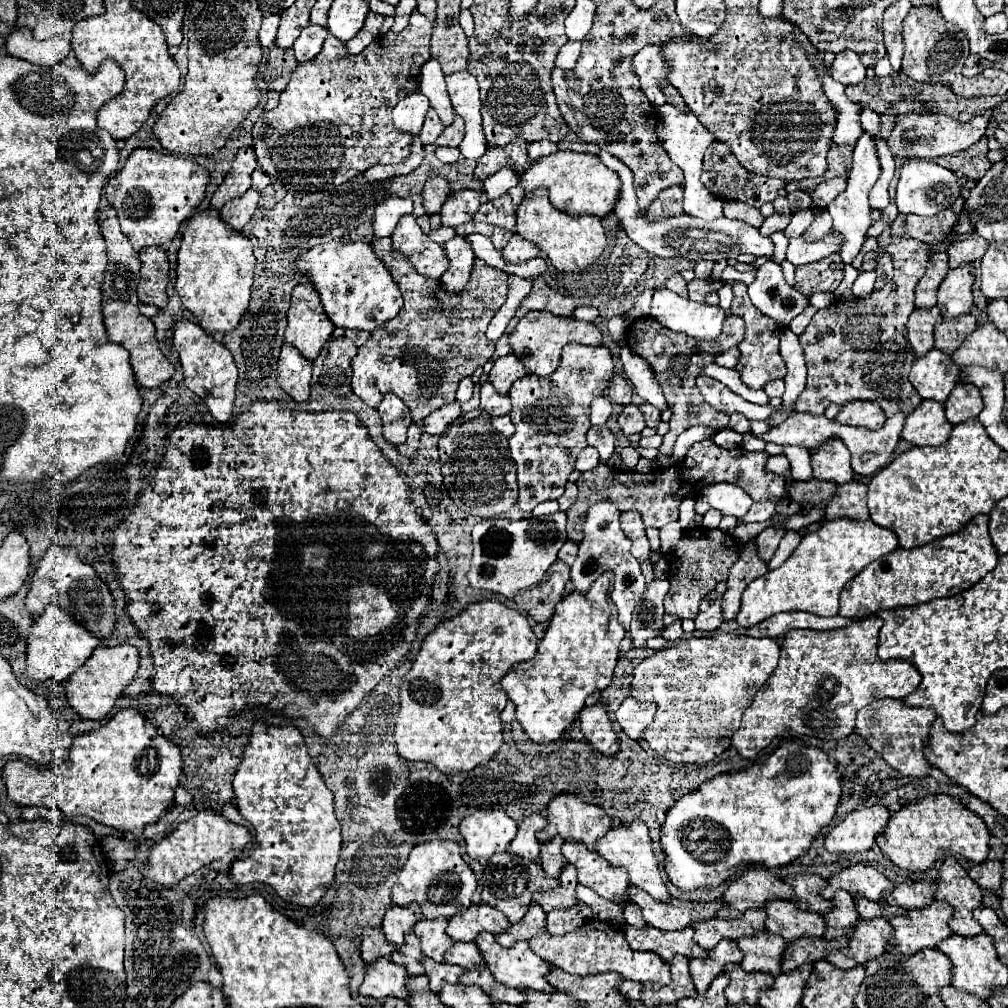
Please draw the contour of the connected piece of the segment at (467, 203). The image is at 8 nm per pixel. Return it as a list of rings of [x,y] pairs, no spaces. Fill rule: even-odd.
[[[477,190],[453,192],[441,208],[441,222],[443,222],[443,226],[455,228],[455,226],[471,220],[473,214],[479,210],[479,206],[481,206],[481,192],[477,192]]]

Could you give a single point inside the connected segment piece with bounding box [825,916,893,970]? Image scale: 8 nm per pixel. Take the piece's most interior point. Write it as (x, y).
(869, 937)

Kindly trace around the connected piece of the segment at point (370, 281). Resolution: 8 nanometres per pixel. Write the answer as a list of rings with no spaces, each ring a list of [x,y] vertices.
[[[329,240],[301,254],[297,258],[297,264],[299,270],[305,272],[305,280],[311,280],[315,284],[325,306],[325,314],[335,326],[371,332],[379,324],[395,318],[403,308],[399,286],[383,262],[375,256],[369,242]]]

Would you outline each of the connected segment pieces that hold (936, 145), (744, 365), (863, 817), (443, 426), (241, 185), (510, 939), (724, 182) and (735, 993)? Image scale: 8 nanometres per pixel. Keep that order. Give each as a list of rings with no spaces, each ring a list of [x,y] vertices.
[[[899,114],[887,144],[895,158],[931,160],[937,156],[947,156],[969,148],[981,136],[985,136],[985,128],[987,128],[985,116],[973,116],[969,122],[959,122],[945,114]]]
[[[733,282],[733,304],[731,304],[731,314],[737,314],[745,320],[745,336],[743,342],[737,346],[741,352],[739,362],[735,364],[735,370],[741,372],[741,380],[749,388],[763,388],[769,380],[783,378],[787,374],[787,368],[783,364],[783,358],[779,354],[779,334],[781,326],[771,320],[769,316],[761,314],[749,300],[747,296],[747,286],[743,282]]]
[[[861,806],[849,812],[825,836],[825,848],[831,854],[867,852],[875,844],[875,836],[883,832],[889,820],[885,806]]]
[[[455,400],[451,404],[445,404],[443,408],[435,410],[431,416],[423,420],[423,430],[427,434],[443,434],[451,422],[455,422],[461,416],[461,404]]]
[[[241,148],[233,160],[233,168],[231,172],[225,176],[223,184],[215,190],[213,198],[211,198],[211,206],[215,210],[221,210],[225,202],[243,196],[249,188],[251,188],[251,174],[257,168],[257,160],[253,154],[253,148]]]
[[[533,902],[533,904],[529,906],[527,914],[523,916],[523,920],[517,922],[517,924],[511,924],[511,926],[507,928],[507,932],[497,934],[495,940],[497,940],[501,946],[509,948],[509,946],[513,946],[513,944],[519,942],[519,940],[529,940],[529,938],[533,938],[533,936],[539,936],[539,934],[543,932],[543,928],[545,928],[545,912],[541,910],[539,904]]]
[[[713,142],[709,148],[709,160],[703,160],[703,184],[719,198],[719,200],[739,200],[747,202],[755,208],[761,208],[767,202],[773,202],[777,198],[777,190],[785,186],[783,180],[767,178],[767,176],[755,176],[749,174],[737,160],[731,156],[731,150],[723,142]]]
[[[727,964],[725,972],[729,974],[731,982],[725,988],[725,998],[729,1004],[757,1004],[759,1000],[759,990],[763,986],[771,986],[773,978],[767,976],[767,972],[745,972],[739,964]]]

